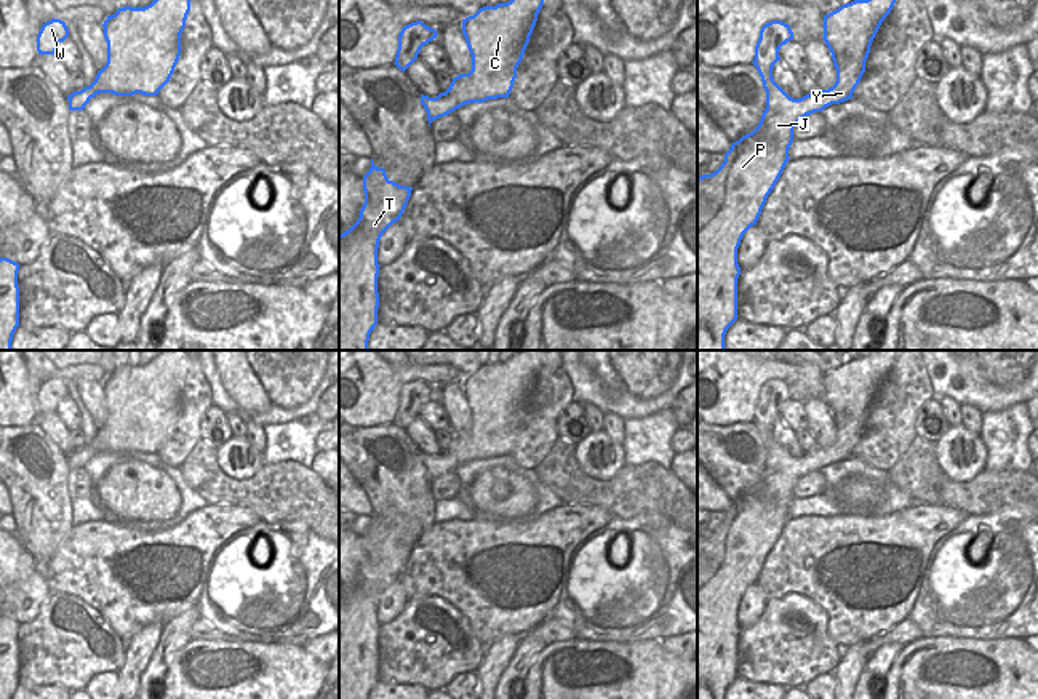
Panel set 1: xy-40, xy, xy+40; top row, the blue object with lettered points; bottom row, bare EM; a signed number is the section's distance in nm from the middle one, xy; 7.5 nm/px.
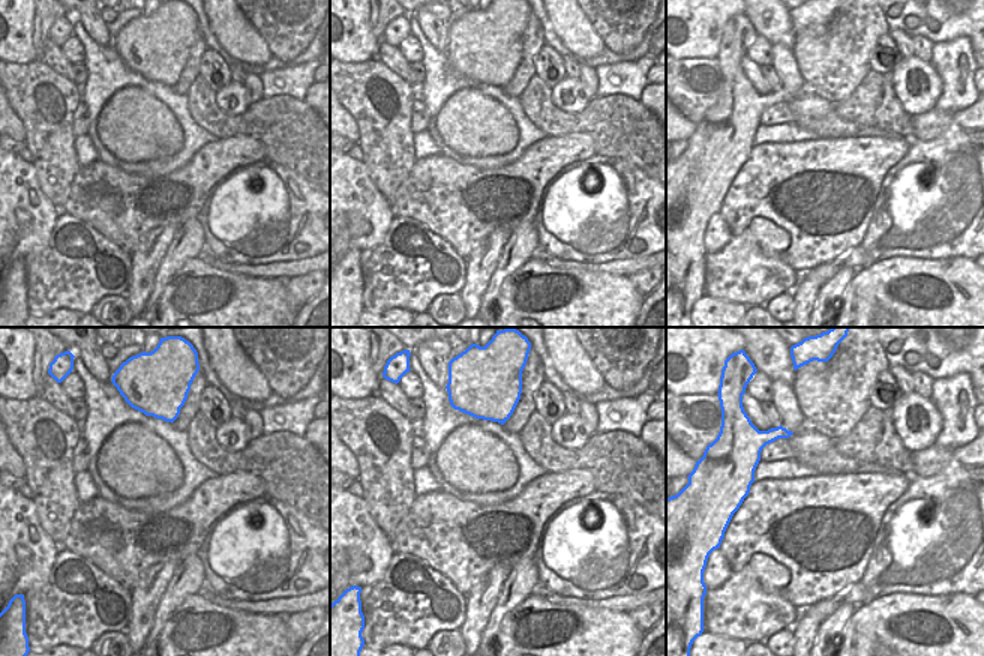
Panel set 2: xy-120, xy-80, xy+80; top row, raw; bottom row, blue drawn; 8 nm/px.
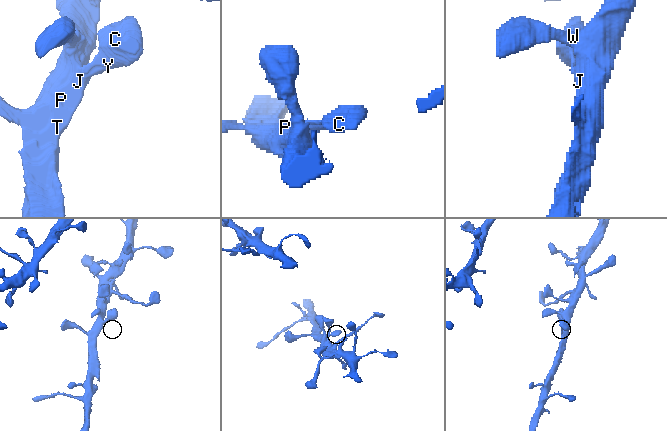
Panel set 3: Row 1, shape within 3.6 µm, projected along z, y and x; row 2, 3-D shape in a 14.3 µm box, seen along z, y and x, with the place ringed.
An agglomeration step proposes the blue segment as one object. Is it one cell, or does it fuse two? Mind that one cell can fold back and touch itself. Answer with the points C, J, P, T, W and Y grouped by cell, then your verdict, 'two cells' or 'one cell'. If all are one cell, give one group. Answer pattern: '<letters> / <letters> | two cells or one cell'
C J P T W Y | one cell

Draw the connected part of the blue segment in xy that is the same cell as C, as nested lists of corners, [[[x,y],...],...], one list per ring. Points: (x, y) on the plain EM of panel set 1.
[[[542,350],[515,352],[510,360],[496,365],[483,365],[473,374],[462,377],[462,392],[472,413],[472,429],[453,437],[449,446],[437,456],[421,453],[421,462],[427,470],[429,485],[470,461],[509,456],[517,437],[517,425],[523,417],[529,395],[544,363]]]

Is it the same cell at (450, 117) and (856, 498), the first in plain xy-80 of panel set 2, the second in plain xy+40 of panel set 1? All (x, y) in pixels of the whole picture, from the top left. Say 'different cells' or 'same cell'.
same cell

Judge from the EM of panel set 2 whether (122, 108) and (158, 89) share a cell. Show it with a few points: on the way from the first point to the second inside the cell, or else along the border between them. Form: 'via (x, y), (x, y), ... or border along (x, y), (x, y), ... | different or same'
border along (114, 93), (126, 86), (140, 86), (176, 117) | different

